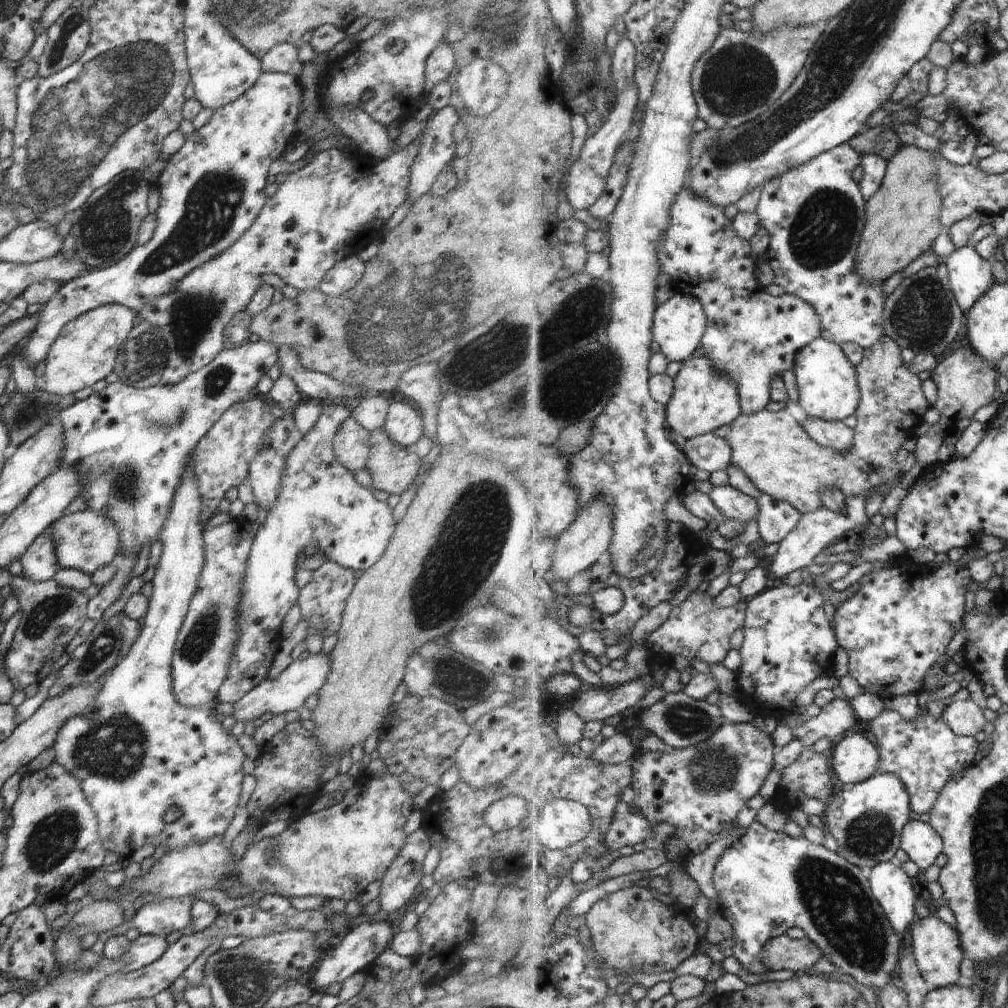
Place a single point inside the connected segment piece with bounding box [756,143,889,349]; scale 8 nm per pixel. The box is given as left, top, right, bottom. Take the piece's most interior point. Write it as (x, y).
(816, 213)

